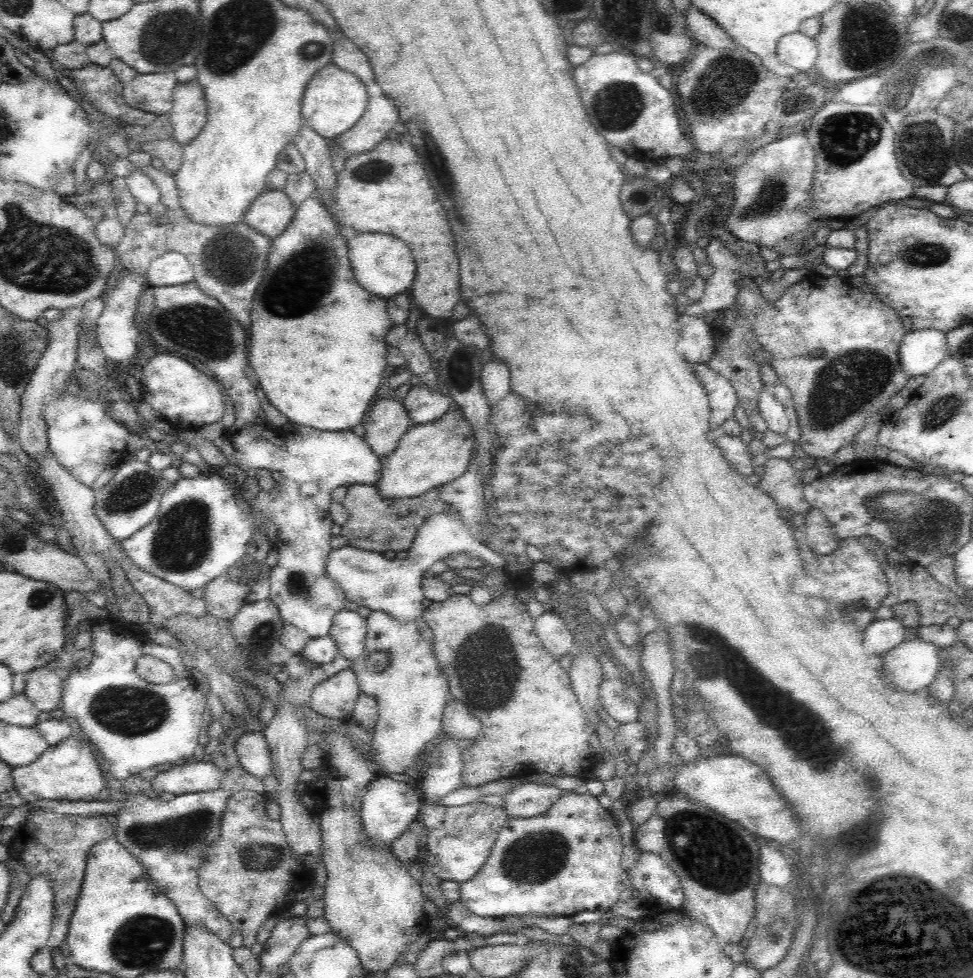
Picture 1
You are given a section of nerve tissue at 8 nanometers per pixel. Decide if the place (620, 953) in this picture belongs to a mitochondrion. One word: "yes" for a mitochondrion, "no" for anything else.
no

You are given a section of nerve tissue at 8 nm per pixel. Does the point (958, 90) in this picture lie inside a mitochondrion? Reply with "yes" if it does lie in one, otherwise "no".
no

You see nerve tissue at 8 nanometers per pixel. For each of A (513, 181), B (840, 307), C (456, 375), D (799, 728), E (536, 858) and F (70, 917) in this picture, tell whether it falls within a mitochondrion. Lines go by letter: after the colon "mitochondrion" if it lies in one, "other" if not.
A: other
B: other
C: other
D: mitochondrion
E: mitochondrion
F: other

